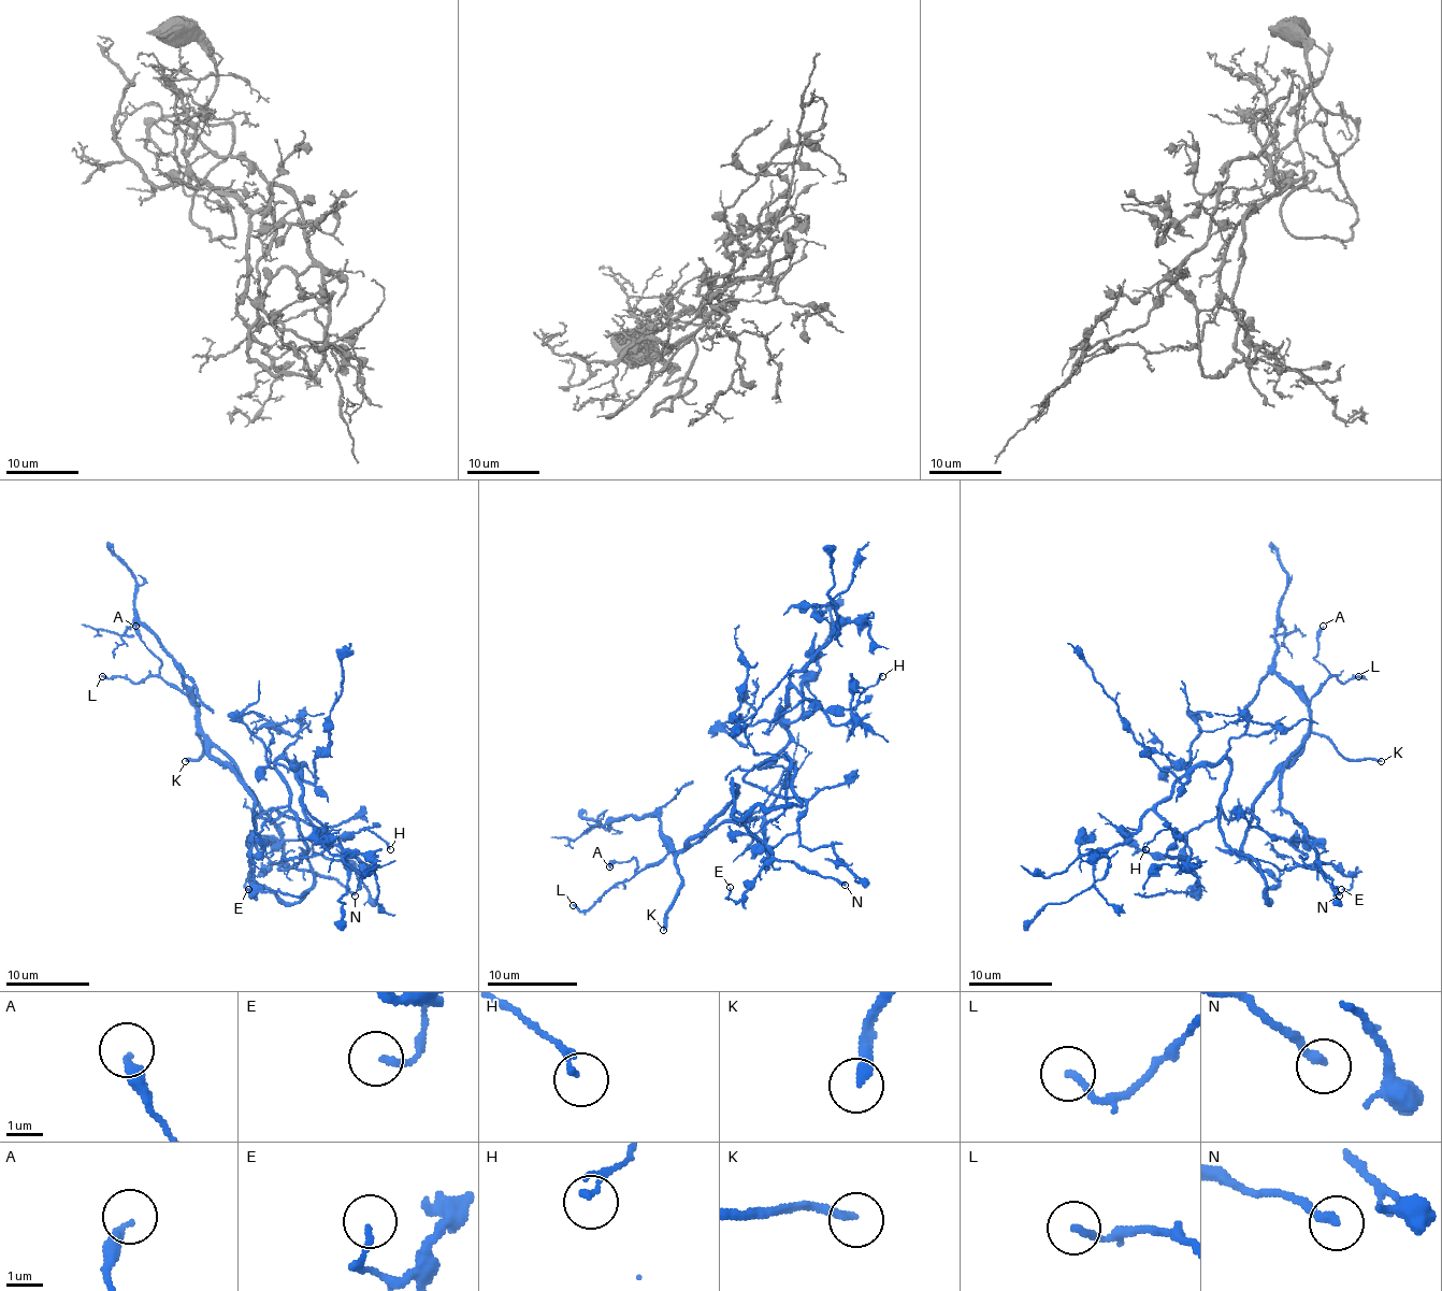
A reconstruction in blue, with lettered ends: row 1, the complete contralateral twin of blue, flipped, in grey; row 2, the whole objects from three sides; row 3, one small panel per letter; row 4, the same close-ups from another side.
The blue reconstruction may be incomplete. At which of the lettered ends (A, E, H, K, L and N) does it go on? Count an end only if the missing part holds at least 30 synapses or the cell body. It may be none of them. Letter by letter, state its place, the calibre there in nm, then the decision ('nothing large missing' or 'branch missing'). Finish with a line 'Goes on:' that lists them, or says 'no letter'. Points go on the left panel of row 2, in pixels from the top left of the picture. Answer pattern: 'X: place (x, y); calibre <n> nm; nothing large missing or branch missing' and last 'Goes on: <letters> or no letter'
A: place (135, 626); calibre 280 nm; nothing large missing
E: place (248, 889); calibre 170 nm; nothing large missing
H: place (390, 849); calibre 120 nm; nothing large missing
K: place (185, 761); calibre 240 nm; branch missing
L: place (102, 676); calibre 180 nm; nothing large missing
N: place (355, 895); calibre 240 nm; nothing large missing
Goes on: K

